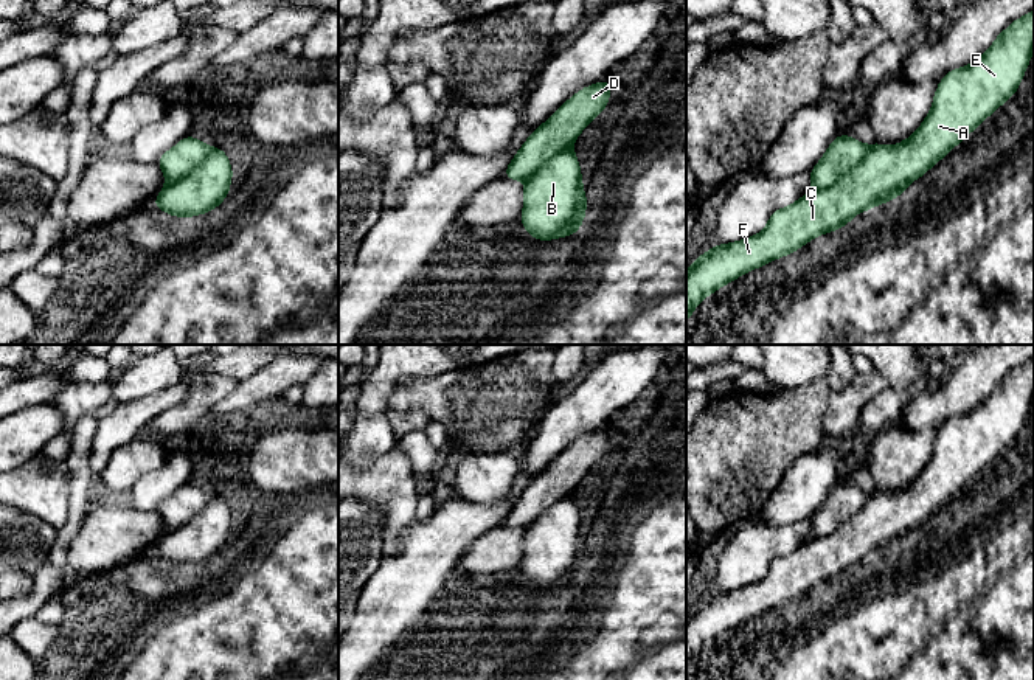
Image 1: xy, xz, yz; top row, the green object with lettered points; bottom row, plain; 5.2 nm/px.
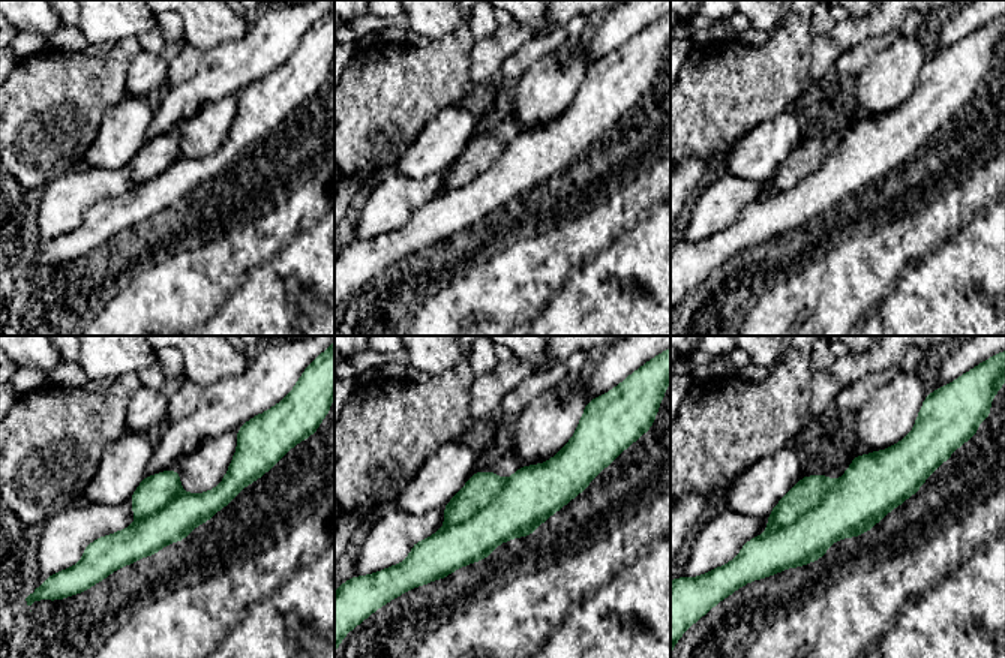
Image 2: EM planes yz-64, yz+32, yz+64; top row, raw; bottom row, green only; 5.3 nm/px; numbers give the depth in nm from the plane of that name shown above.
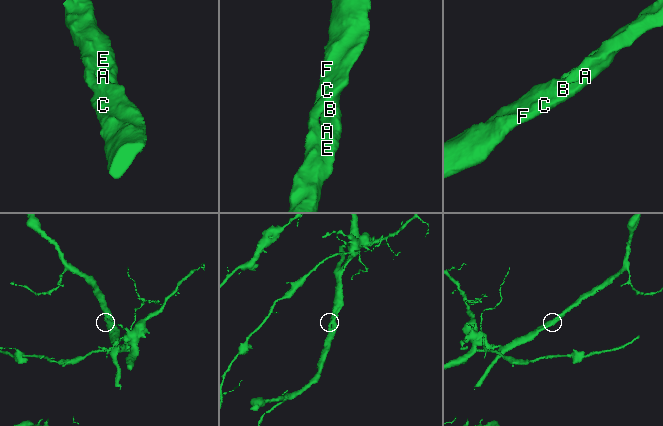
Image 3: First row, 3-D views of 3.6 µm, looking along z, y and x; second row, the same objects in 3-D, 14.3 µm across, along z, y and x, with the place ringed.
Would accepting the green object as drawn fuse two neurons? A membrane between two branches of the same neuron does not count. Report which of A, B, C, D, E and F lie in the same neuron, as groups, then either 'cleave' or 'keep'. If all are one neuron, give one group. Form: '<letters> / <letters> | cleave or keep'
A B C E F / D | cleave

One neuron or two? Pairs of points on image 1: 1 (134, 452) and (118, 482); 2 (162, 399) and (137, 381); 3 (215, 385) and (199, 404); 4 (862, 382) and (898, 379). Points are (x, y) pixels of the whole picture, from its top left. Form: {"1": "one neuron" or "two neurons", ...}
{"1": "one neuron", "2": "two neurons", "3": "one neuron", "4": "two neurons"}

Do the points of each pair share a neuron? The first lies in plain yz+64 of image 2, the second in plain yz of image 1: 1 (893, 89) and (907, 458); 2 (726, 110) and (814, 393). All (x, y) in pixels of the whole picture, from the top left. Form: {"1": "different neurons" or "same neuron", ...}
{"1": "same neuron", "2": "same neuron"}

